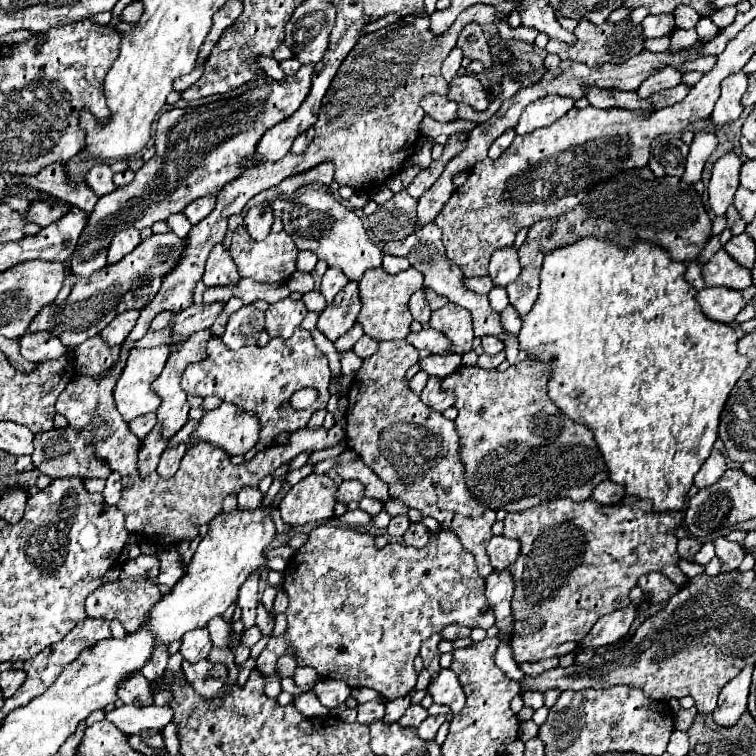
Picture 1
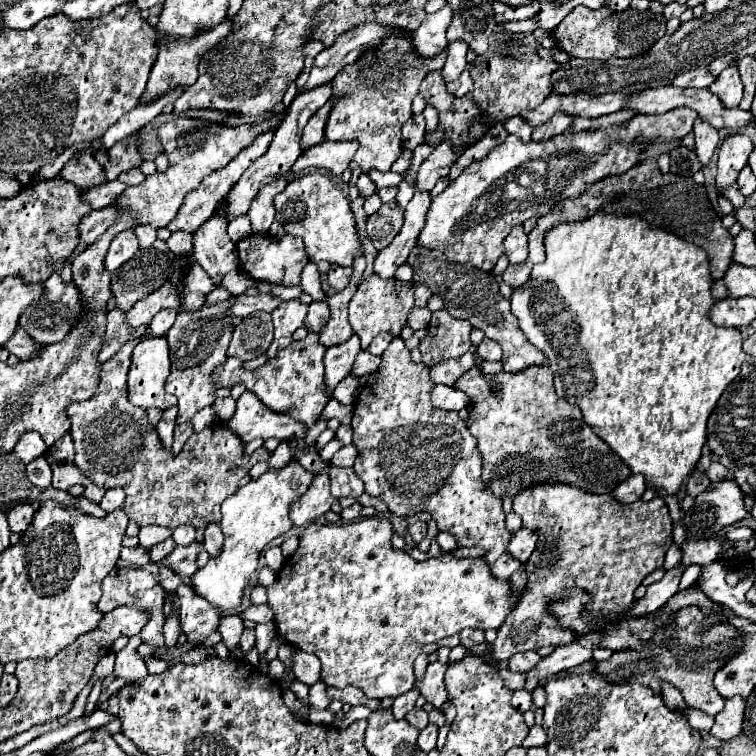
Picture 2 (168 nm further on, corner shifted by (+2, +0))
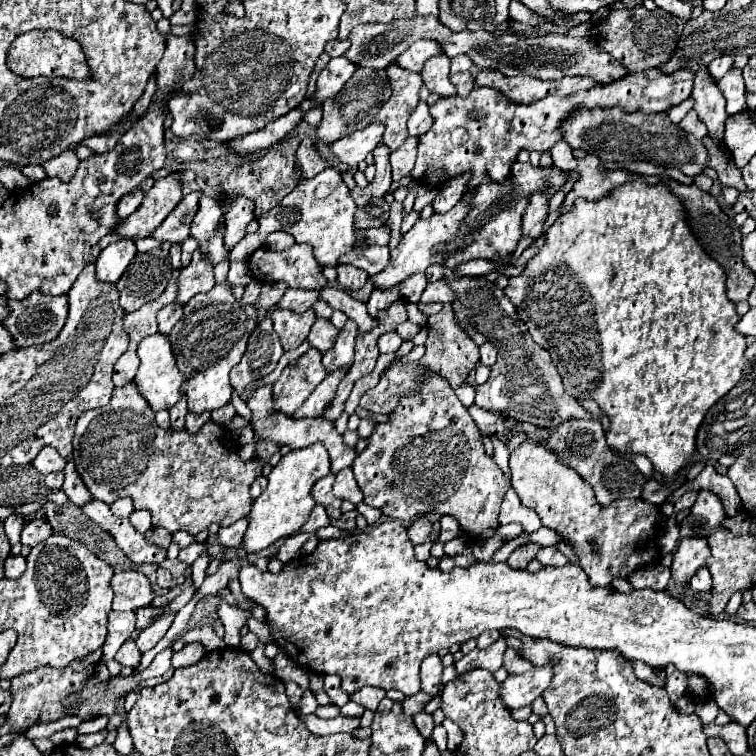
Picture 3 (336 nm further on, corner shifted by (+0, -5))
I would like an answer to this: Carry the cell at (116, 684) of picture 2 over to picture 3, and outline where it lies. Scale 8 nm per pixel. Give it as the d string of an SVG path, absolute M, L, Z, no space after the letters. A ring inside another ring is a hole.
M67 728L54 733L51 736L51 740L56 747L60 747L60 745L71 745L73 744L77 735L76 728Z

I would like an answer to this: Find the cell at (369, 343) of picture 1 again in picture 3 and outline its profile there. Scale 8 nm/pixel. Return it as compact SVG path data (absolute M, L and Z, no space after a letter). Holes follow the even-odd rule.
M394 331L394 333L384 333L380 339L378 339L378 349L380 353L394 353L398 347L402 345L402 339L400 335Z

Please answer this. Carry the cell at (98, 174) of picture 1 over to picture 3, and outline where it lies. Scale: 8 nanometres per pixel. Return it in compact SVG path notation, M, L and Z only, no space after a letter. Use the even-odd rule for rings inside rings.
M64 151L62 155L50 159L48 163L44 163L42 167L46 169L48 177L58 177L58 179L72 179L74 171L78 169L80 159L76 157L74 151Z

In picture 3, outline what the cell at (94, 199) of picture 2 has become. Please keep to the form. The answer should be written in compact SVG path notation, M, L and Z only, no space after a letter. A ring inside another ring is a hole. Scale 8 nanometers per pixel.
M140 189L132 191L130 195L124 195L118 201L118 217L128 217L130 213L134 213L138 209L138 205L142 203L142 199L144 199L144 193Z

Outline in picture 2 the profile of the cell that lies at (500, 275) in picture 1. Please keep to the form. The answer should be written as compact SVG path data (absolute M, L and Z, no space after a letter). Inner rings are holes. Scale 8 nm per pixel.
M514 226L512 232L504 240L506 256L512 264L520 264L528 258L528 234L524 232L524 226Z

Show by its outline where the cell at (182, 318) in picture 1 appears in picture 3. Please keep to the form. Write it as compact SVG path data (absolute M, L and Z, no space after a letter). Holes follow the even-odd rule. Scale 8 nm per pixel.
M288 289L282 295L282 299L272 309L290 309L294 313L304 313L316 301L318 301L318 293L316 291L308 291L308 289Z

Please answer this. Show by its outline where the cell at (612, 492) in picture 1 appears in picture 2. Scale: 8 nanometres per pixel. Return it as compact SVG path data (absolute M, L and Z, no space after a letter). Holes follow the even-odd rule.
M632 474L628 478L628 482L622 482L612 494L624 502L624 504L630 504L630 502L636 502L644 496L646 492L646 478L642 474Z

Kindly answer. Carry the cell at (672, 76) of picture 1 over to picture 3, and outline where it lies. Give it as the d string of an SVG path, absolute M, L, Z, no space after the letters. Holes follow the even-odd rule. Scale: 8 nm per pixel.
M722 55L722 57L716 57L710 65L708 65L708 71L710 71L710 77L716 81L716 79L720 79L730 67L732 67L732 63L734 63L734 59L732 57L728 57L728 55Z

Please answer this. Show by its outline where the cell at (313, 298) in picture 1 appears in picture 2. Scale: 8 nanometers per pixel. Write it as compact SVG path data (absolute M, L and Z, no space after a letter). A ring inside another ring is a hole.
M312 302L312 304L308 306L308 316L306 316L304 326L306 326L310 332L320 334L320 332L324 330L328 318L330 318L328 304L326 304L326 302Z

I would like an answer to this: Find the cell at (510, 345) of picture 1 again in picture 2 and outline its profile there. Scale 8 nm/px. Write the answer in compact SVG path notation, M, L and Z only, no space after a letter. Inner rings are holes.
M422 246L412 248L412 254L408 256L408 264L414 268L414 282L426 284L438 296L442 294L446 310L454 318L468 320L472 326L480 328L486 334L486 338L492 338L502 346L504 372L518 374L518 372L526 370L528 366L548 366L548 358L544 354L540 354L540 350L536 350L526 340L524 332L520 330L518 318L510 310L510 300L506 300L500 294L498 282L494 280L494 276L490 276L488 272L478 270L476 266L470 266L470 264L448 262L448 258L444 258L444 254L422 248Z

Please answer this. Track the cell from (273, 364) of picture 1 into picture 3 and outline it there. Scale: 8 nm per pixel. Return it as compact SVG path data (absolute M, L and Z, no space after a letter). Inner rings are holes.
M310 347L294 365L284 367L282 375L272 385L274 411L294 415L294 411L302 407L310 391L314 391L324 377L326 369L322 365L322 351Z

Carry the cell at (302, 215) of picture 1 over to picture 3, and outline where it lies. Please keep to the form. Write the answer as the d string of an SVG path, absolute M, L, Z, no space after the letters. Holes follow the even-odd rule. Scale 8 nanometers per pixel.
M334 167L324 169L314 179L306 179L294 187L292 193L278 203L278 207L272 207L266 211L258 223L260 229L254 235L246 235L234 249L232 249L232 261L246 261L250 253L254 253L258 247L264 245L266 237L274 231L286 231L290 233L296 243L310 243L314 247L314 257L322 267L336 267L338 259L354 249L356 241L356 229L354 229L354 213L356 205L350 197L350 189L340 177L340 171Z

